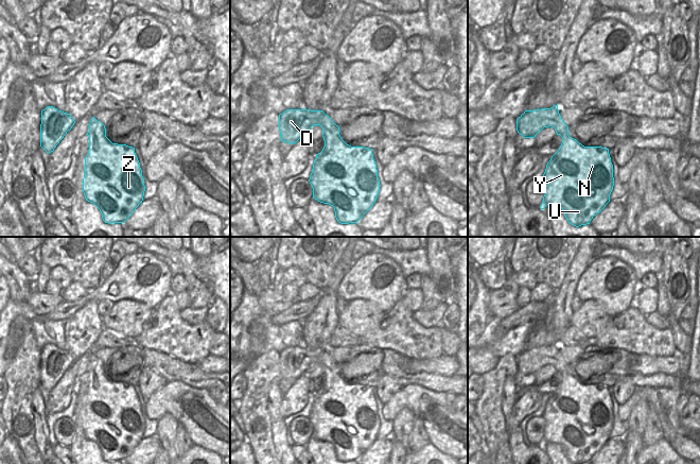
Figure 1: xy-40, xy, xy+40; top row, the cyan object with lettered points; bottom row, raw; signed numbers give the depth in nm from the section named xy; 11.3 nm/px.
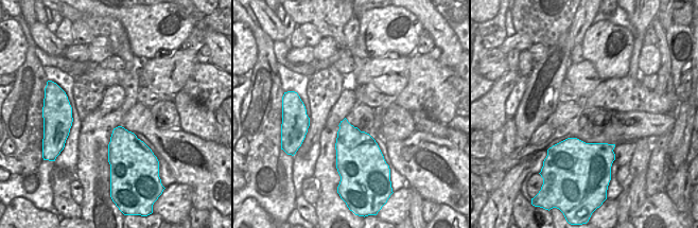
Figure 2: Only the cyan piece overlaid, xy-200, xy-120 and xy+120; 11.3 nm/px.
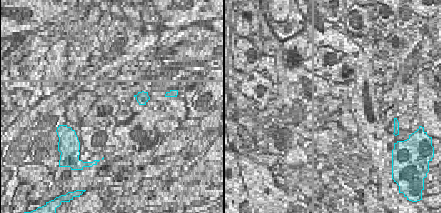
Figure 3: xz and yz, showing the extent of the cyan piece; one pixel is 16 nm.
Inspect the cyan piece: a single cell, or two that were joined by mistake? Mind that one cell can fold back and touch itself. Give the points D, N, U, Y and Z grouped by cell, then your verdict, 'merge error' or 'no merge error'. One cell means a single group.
D N U Y Z; no merge error

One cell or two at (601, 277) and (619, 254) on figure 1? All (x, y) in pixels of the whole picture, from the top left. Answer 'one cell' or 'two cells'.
two cells

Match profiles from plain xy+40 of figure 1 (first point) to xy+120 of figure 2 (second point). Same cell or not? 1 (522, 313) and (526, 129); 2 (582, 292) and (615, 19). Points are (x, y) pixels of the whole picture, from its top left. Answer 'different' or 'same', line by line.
1: different
2: different

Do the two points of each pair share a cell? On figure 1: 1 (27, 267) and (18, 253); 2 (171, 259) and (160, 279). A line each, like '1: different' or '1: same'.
1: same
2: different

